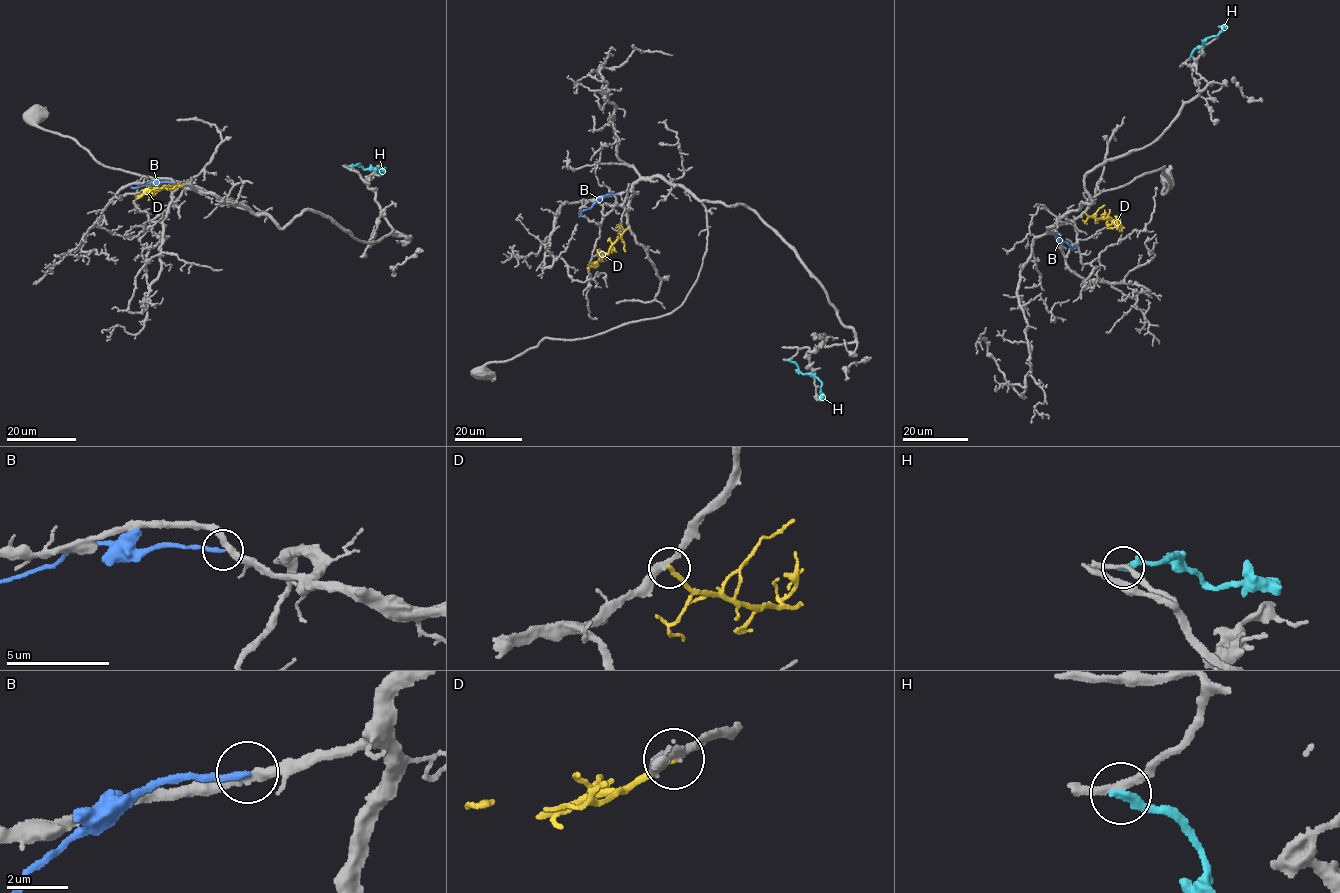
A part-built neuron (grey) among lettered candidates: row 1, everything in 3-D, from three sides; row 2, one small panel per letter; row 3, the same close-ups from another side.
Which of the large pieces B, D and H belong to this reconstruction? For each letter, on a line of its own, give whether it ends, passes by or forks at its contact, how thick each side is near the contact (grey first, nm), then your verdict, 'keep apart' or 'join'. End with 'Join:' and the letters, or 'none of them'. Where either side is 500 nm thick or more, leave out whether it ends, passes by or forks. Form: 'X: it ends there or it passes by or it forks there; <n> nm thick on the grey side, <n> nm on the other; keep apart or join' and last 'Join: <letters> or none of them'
B: it ends there; 320 nm thick on the grey side, 200 nm on the other; keep apart
D: it ends there; 280 nm thick on the grey side, 200 nm on the other; keep apart
H: it ends there; 240 nm thick on the grey side, 280 nm on the other; keep apart
Join: none of them

